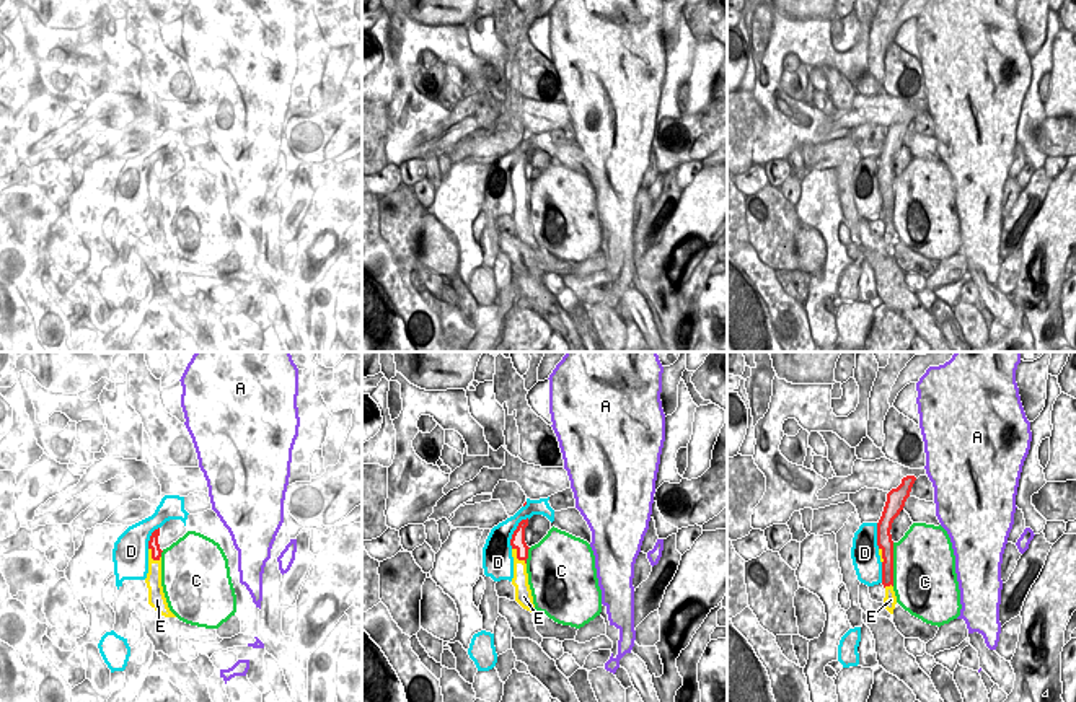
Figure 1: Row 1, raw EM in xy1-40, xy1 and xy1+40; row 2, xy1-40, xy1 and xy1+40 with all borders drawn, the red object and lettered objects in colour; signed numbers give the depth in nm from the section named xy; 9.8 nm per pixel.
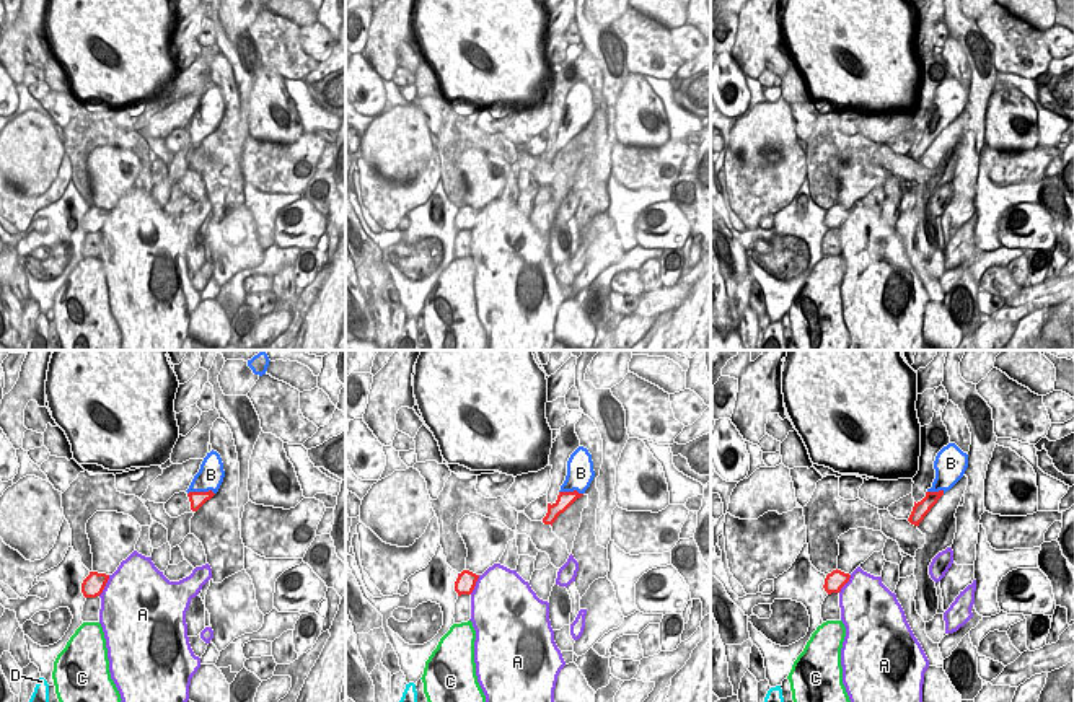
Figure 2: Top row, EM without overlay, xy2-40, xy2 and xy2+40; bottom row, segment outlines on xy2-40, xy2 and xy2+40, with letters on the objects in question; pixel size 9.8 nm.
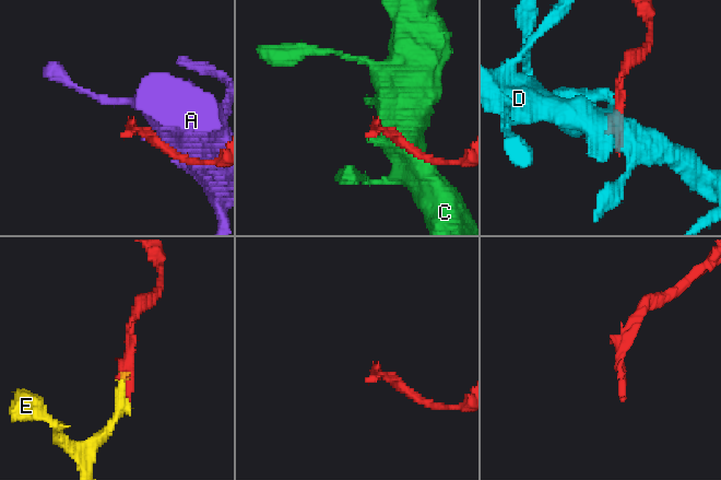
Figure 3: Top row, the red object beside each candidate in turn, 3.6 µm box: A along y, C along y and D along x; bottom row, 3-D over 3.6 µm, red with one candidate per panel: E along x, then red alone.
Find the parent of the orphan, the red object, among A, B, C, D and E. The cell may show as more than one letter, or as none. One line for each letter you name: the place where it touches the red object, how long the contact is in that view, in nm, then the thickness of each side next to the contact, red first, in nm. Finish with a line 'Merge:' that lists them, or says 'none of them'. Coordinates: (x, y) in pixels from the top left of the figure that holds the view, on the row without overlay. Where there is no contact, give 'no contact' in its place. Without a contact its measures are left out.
E: contact xy1 (517, 193); length 220 nm; calibres 140 and 160 nm
Merge: E

